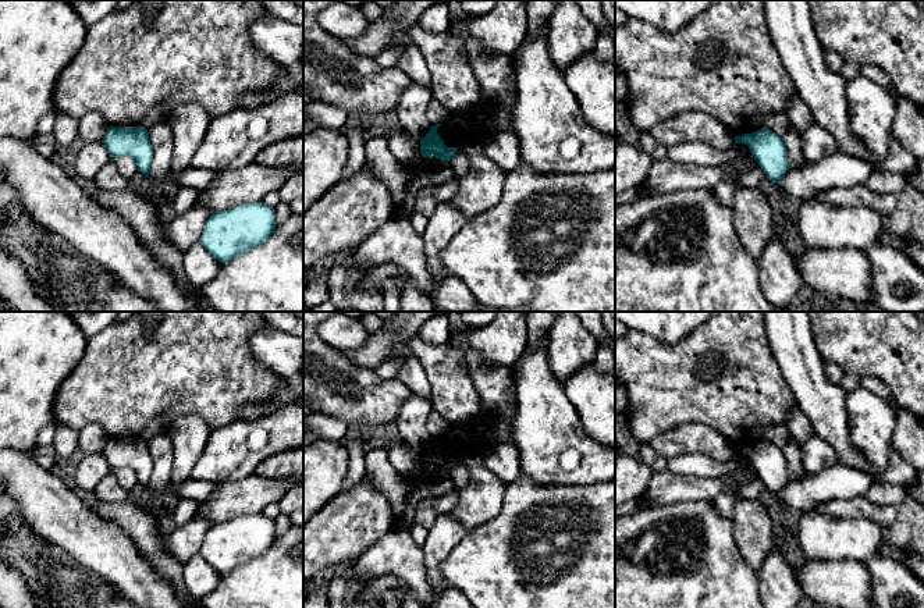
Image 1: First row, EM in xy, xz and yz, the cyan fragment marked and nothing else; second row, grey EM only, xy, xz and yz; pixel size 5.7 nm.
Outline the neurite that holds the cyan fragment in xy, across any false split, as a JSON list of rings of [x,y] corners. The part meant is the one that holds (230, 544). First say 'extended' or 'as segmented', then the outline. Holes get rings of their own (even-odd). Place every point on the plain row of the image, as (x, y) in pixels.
as segmented; [[[263,513],[214,523],[199,554],[220,575],[263,555],[276,541],[274,520]]]

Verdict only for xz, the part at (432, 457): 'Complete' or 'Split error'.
Complete

